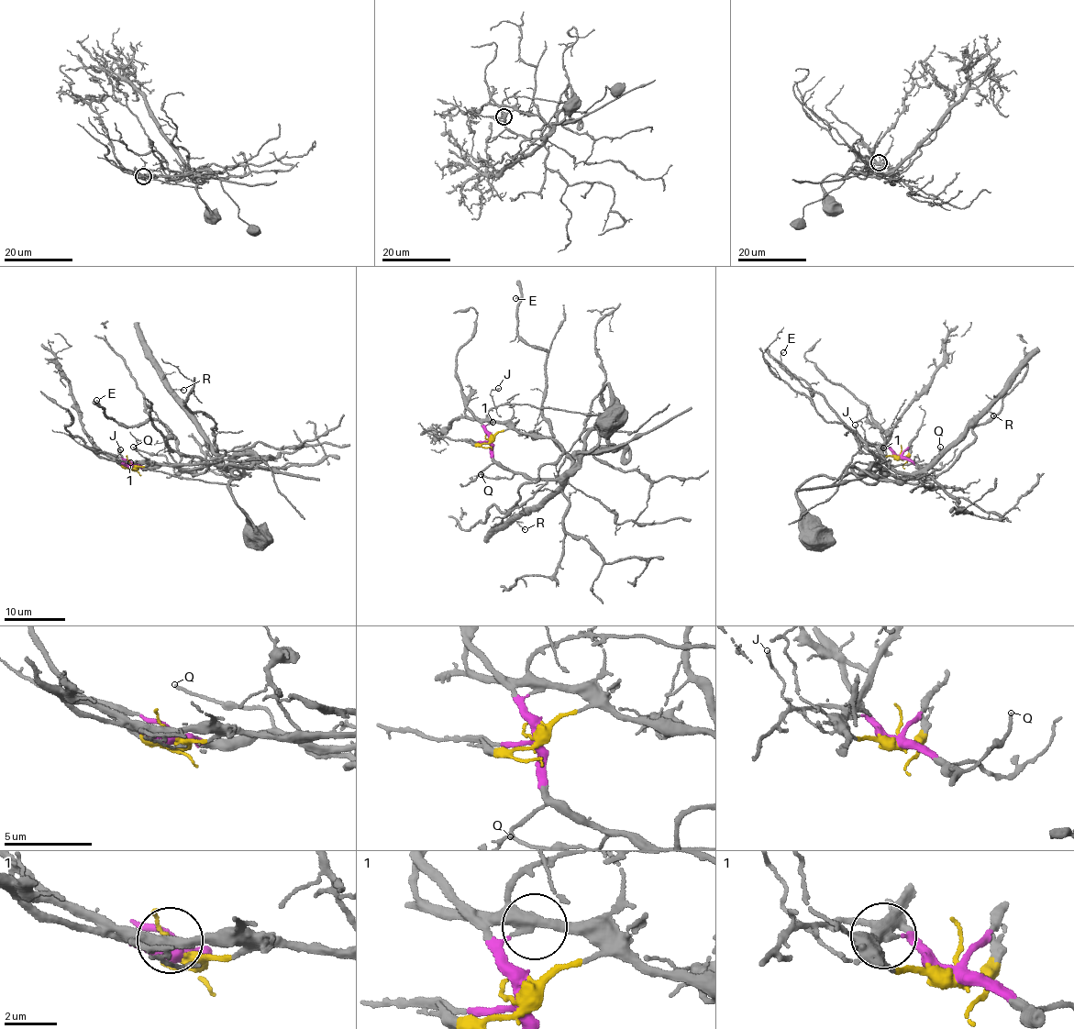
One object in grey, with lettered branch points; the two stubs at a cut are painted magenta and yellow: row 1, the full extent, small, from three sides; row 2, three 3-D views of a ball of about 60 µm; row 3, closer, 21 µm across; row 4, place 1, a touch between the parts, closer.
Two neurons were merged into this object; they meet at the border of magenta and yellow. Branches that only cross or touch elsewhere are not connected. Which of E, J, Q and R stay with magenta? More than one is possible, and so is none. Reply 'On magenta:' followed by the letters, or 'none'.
On magenta: E, Q, R

